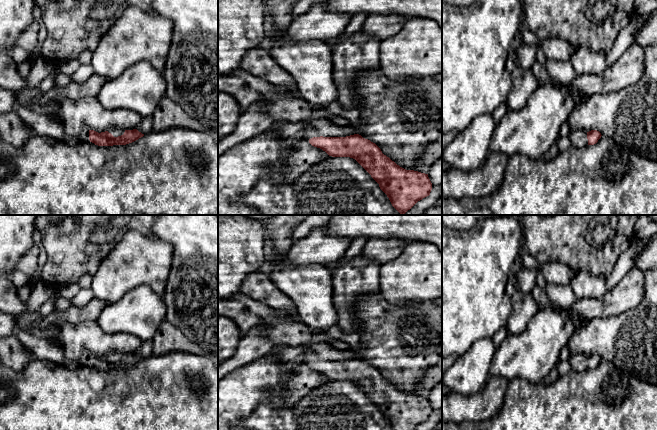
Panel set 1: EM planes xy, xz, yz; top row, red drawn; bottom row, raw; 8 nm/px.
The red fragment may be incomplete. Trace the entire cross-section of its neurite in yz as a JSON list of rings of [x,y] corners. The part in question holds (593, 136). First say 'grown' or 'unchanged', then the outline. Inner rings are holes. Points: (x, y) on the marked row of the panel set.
grown | [[[572,130],[569,133],[572,146],[580,148],[596,144],[601,136],[601,133],[597,130],[591,130],[589,132],[584,130]]]

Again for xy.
grown | [[[84,128],[81,131],[78,139],[98,146],[113,146],[126,145],[138,140],[143,136],[144,134],[139,132],[137,129],[122,130],[118,128],[112,128],[108,131],[98,133],[94,130]]]

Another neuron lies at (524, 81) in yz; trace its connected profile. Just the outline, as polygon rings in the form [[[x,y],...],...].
[[[513,49],[509,52],[506,69],[512,82],[512,88],[505,101],[509,111],[524,108],[531,95],[541,86],[532,69],[522,68],[514,59]]]

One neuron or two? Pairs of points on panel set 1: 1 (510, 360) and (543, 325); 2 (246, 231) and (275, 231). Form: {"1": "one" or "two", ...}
{"1": "one", "2": "two"}

